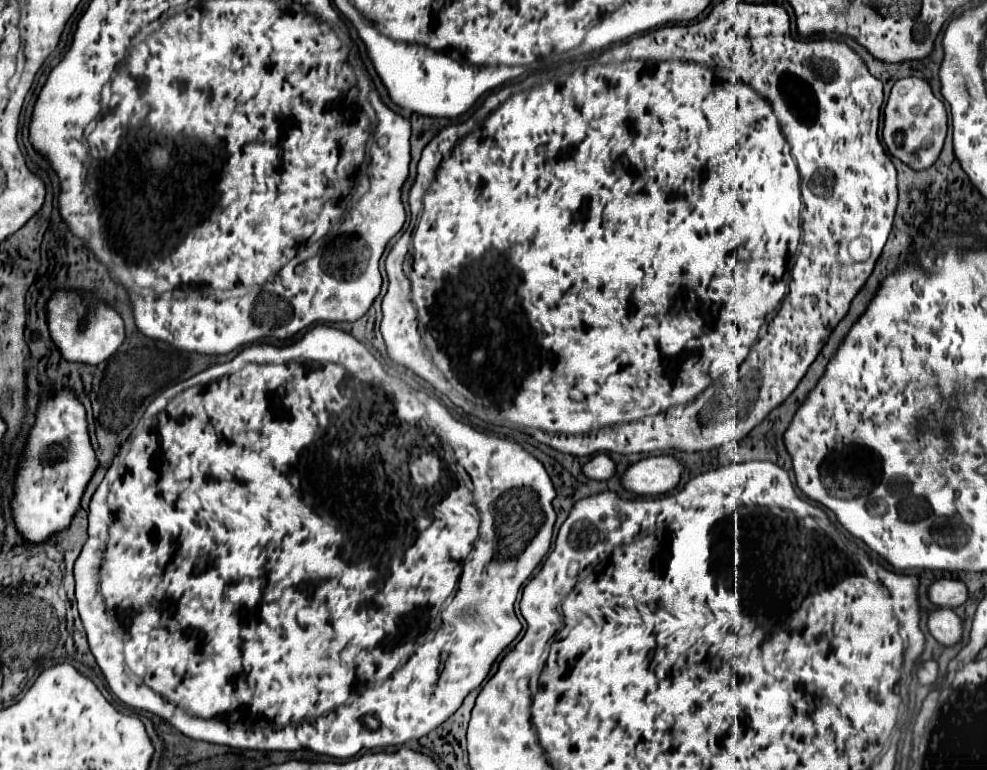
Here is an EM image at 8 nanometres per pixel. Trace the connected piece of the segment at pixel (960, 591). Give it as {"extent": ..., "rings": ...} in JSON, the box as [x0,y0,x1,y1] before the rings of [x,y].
{"extent":[929,580,967,608],"rings":[[[937,580],[929,588],[929,600],[943,608],[957,608],[967,602],[967,586],[961,580]]]}

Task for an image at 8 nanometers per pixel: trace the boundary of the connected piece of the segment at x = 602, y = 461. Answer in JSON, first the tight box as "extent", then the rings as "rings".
{"extent":[583,454,615,480],"rings":[[[595,454],[583,466],[583,472],[593,480],[609,480],[615,474],[615,462],[607,454]]]}

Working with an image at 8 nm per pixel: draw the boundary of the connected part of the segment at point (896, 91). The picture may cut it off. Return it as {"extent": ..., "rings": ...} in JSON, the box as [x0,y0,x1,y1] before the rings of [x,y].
{"extent":[883,78,947,170],"rings":[[[921,78],[897,80],[883,114],[885,114],[883,142],[889,154],[899,158],[913,170],[929,168],[937,160],[947,134],[947,112],[943,102],[935,98],[931,86]]]}

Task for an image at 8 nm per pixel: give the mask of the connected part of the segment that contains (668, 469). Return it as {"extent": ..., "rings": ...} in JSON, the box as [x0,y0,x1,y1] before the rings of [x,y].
{"extent":[623,456,683,496],"rings":[[[649,456],[627,468],[623,474],[623,486],[645,496],[665,494],[679,484],[683,470],[683,462],[677,456]]]}

